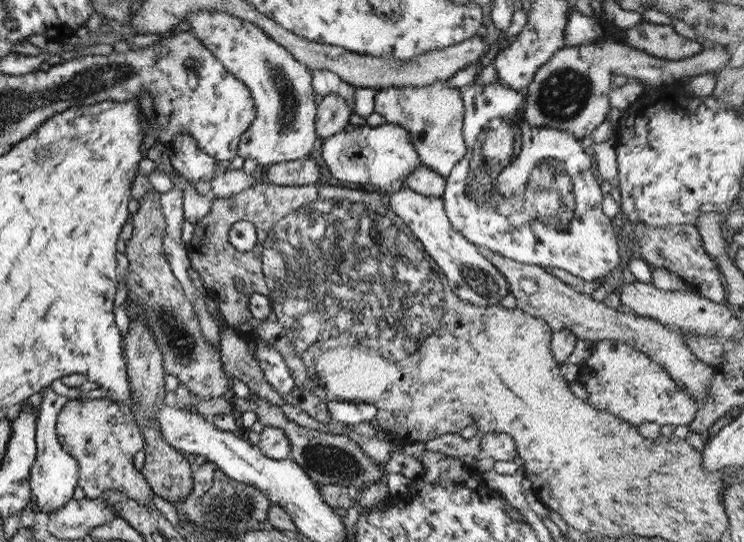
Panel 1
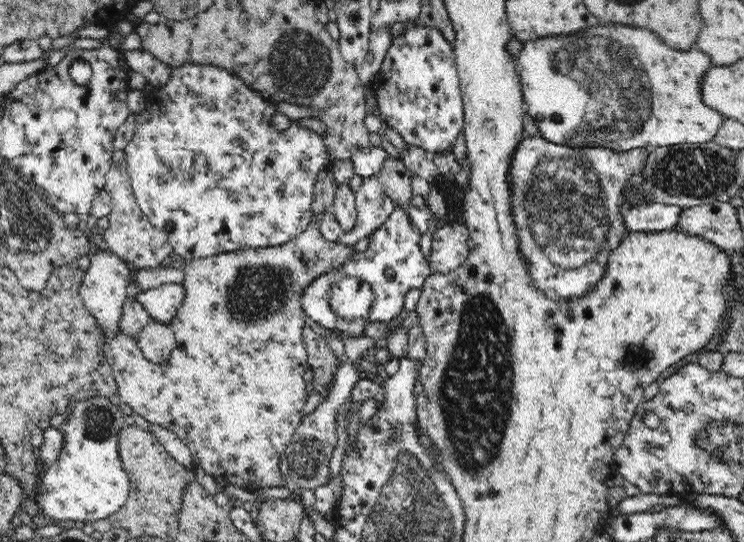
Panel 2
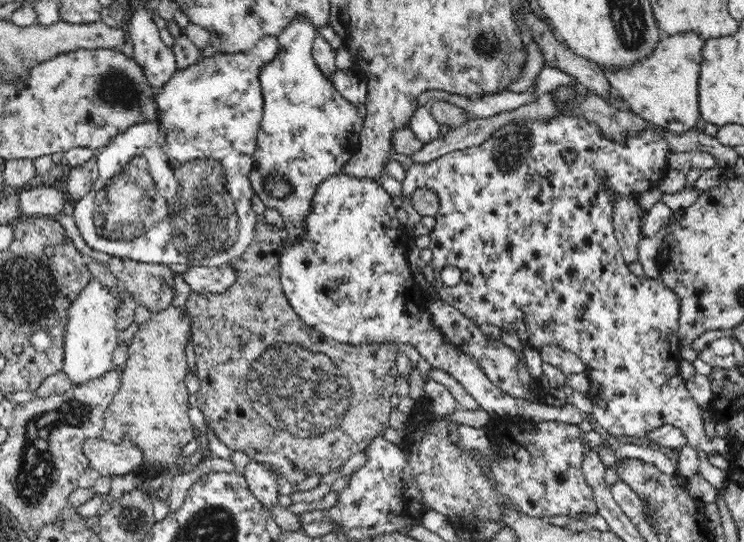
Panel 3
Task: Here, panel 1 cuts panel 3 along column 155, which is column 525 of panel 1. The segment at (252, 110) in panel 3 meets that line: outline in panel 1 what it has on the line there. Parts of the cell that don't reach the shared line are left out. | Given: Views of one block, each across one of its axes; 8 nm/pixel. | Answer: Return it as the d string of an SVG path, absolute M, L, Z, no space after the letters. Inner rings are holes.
M477 81L469 85L464 92L461 92L461 100L463 100L462 140L467 152L465 152L463 159L455 164L450 174L444 178L444 192L440 196L444 212L452 227L469 242L472 242L475 247L487 248L487 250L493 253L523 265L539 266L542 269L546 267L561 268L561 270L569 272L569 274L573 274L573 276L579 276L585 282L608 276L609 272L619 265L620 257L618 256L616 234L611 226L610 219L601 210L603 197L596 182L594 161L590 151L583 148L579 140L575 139L571 134L565 133L565 130L545 127L537 128L524 124L522 107L525 104L525 94L522 90L517 91L505 88L499 82L481 84Z

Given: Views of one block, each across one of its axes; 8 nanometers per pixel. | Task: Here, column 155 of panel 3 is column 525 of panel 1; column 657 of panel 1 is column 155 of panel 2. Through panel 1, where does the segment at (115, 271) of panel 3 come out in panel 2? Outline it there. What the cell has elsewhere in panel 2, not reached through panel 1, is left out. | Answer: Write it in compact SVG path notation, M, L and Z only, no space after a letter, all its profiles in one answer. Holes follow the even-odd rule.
M150 321L137 340L142 355L152 364L166 364L176 348L175 334L169 326Z

